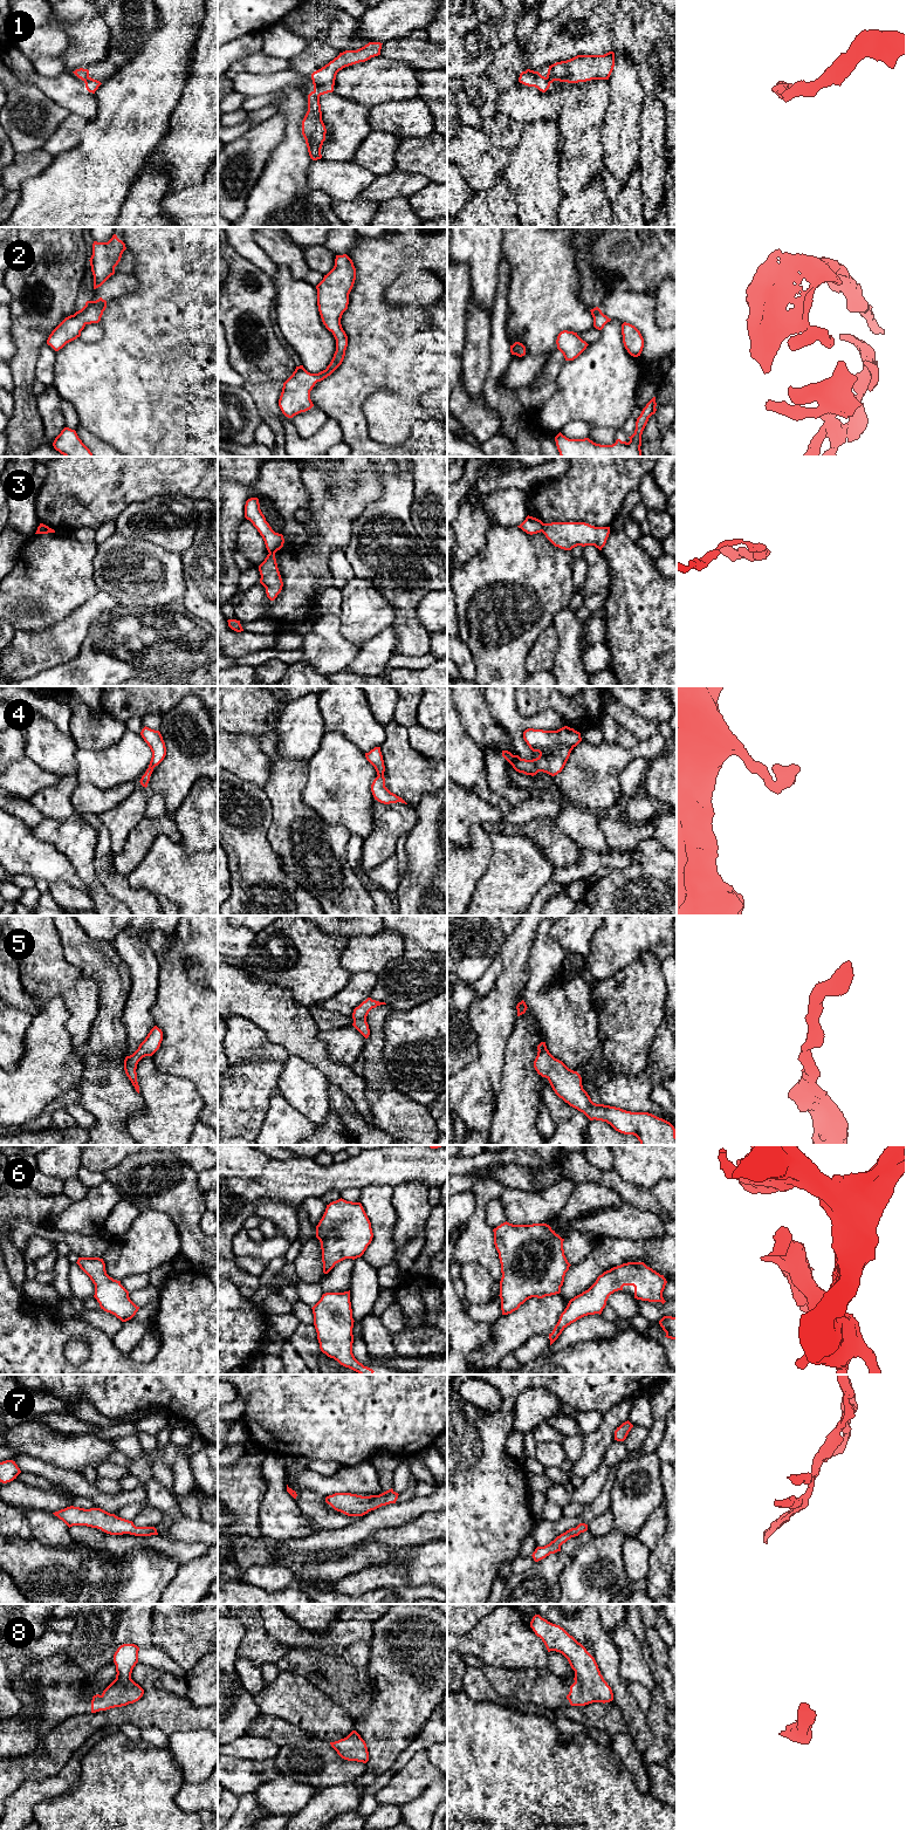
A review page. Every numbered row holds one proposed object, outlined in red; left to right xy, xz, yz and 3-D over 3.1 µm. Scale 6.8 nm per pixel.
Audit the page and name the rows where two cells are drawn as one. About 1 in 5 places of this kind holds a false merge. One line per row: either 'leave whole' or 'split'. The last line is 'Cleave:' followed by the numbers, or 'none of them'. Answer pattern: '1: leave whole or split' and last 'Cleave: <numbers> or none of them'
1: leave whole
2: leave whole
3: leave whole
4: leave whole
5: leave whole
6: leave whole
7: leave whole
8: leave whole
Cleave: none of them

